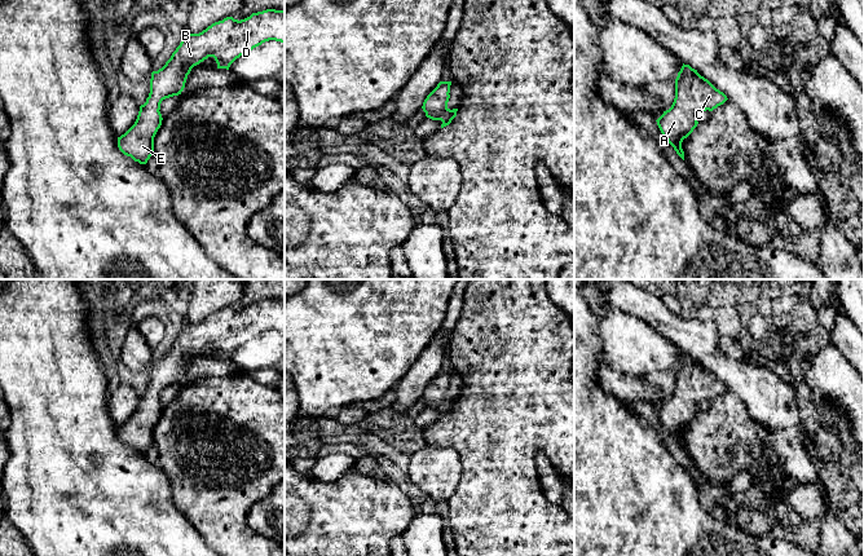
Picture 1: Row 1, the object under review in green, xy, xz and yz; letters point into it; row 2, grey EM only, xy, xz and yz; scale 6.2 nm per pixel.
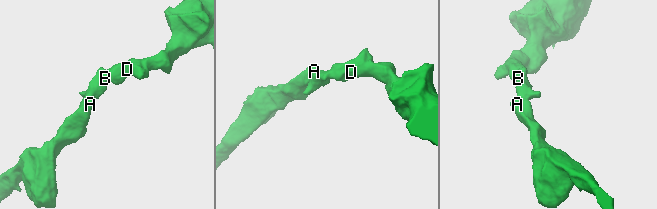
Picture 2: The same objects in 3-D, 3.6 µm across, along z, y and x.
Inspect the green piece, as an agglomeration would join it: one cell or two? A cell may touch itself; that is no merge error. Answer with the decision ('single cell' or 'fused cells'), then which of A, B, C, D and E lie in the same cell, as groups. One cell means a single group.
single cell; A B C D E

